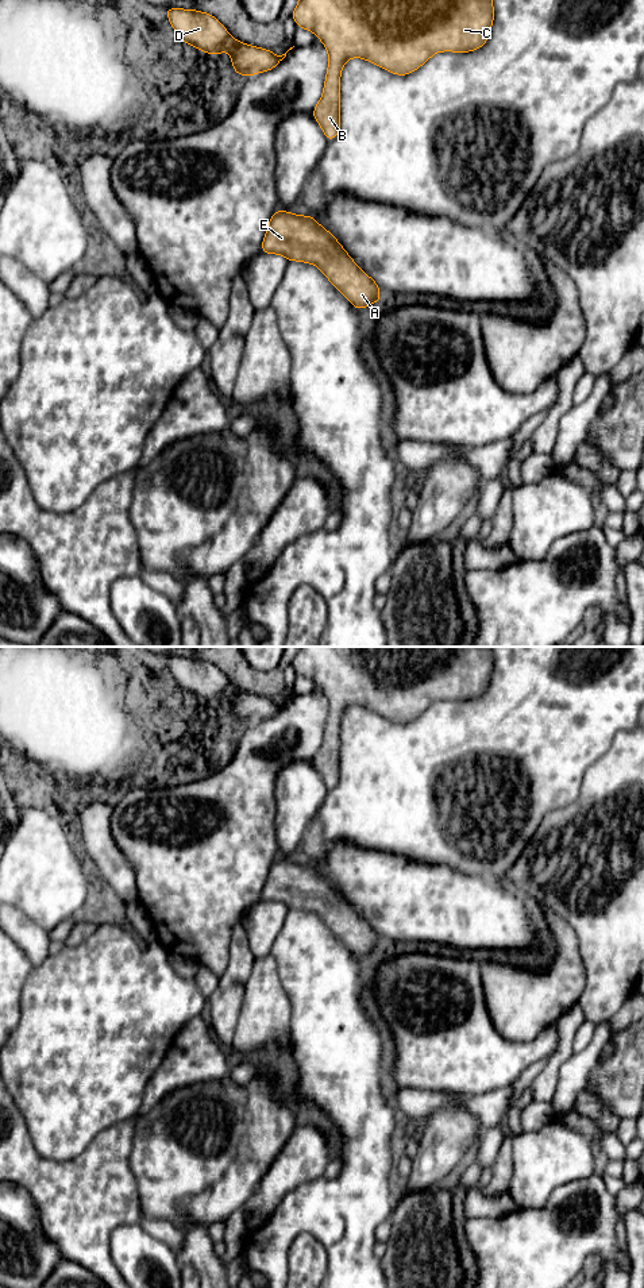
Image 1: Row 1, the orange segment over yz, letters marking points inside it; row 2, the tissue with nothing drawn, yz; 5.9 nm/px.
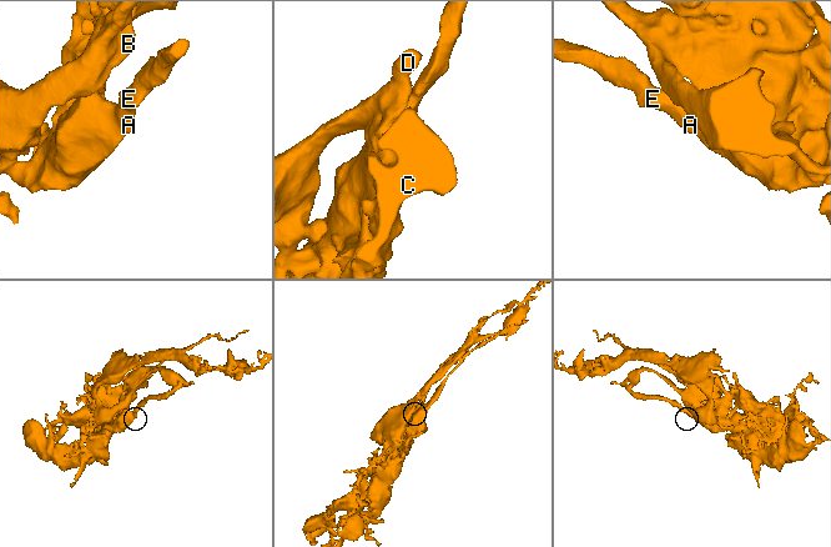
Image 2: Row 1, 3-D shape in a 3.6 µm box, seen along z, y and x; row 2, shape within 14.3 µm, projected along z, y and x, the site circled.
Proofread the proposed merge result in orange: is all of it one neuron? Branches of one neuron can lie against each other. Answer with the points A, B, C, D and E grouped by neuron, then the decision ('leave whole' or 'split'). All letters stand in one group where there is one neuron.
A B C D E; leave whole

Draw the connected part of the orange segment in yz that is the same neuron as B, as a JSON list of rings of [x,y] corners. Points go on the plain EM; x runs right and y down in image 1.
[[[300,647],[293,662],[298,675],[316,682],[329,703],[324,740],[312,763],[333,788],[340,778],[340,721],[352,705],[406,724],[435,701],[468,701],[482,695],[494,668],[491,647]]]

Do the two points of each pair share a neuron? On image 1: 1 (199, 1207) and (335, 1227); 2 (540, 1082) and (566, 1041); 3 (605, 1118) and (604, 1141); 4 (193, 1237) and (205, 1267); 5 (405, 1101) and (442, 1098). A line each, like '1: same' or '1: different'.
1: different
2: same
3: different
4: same
5: same

